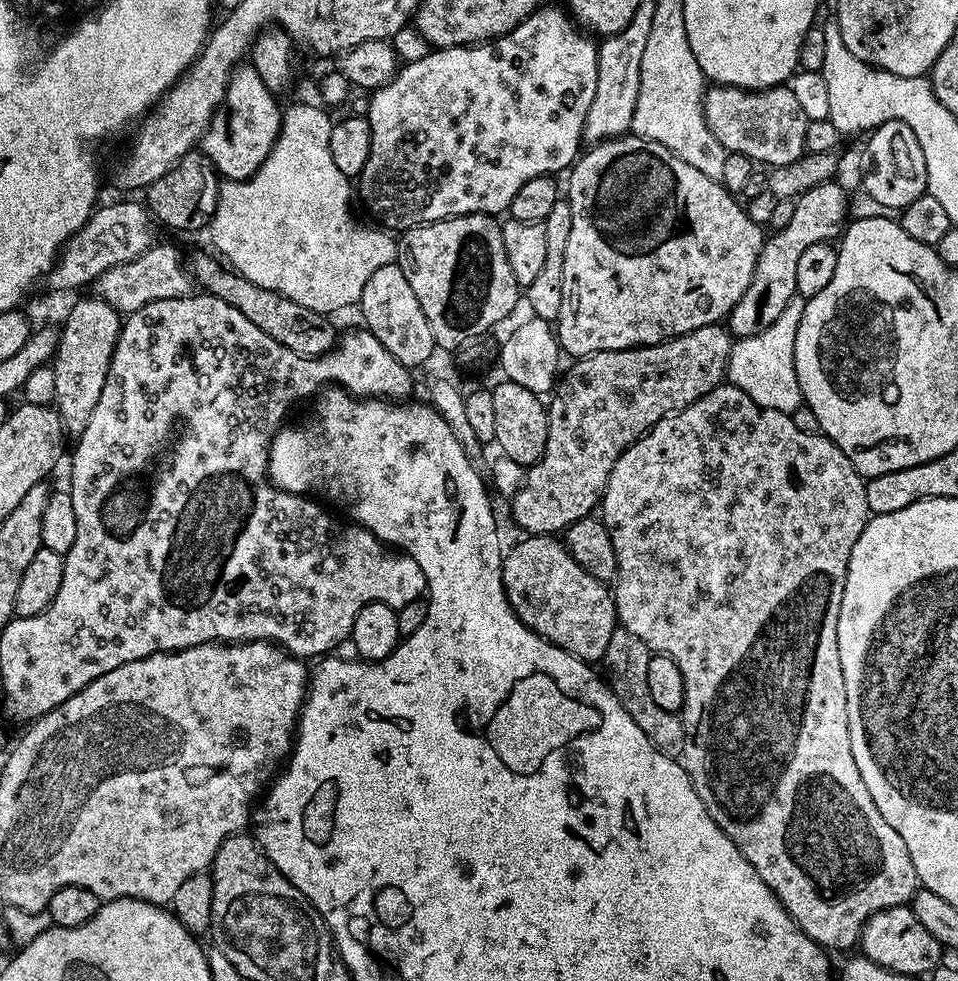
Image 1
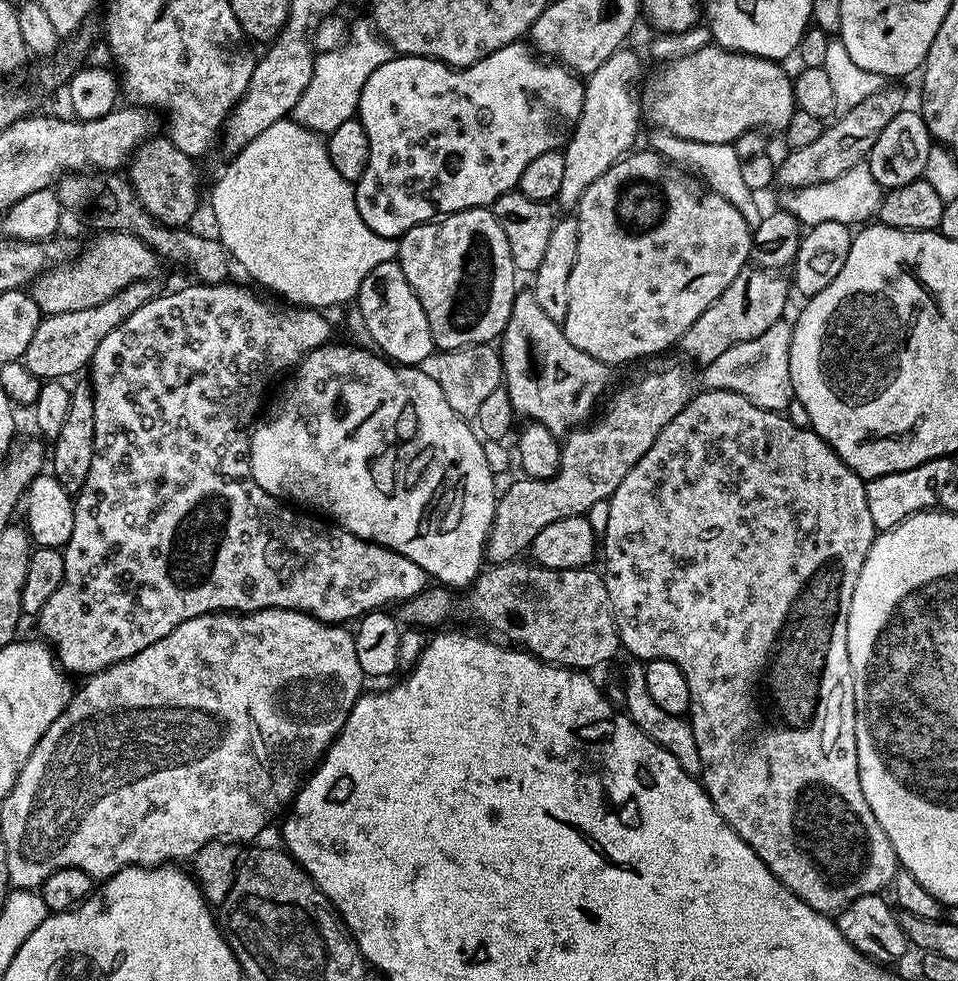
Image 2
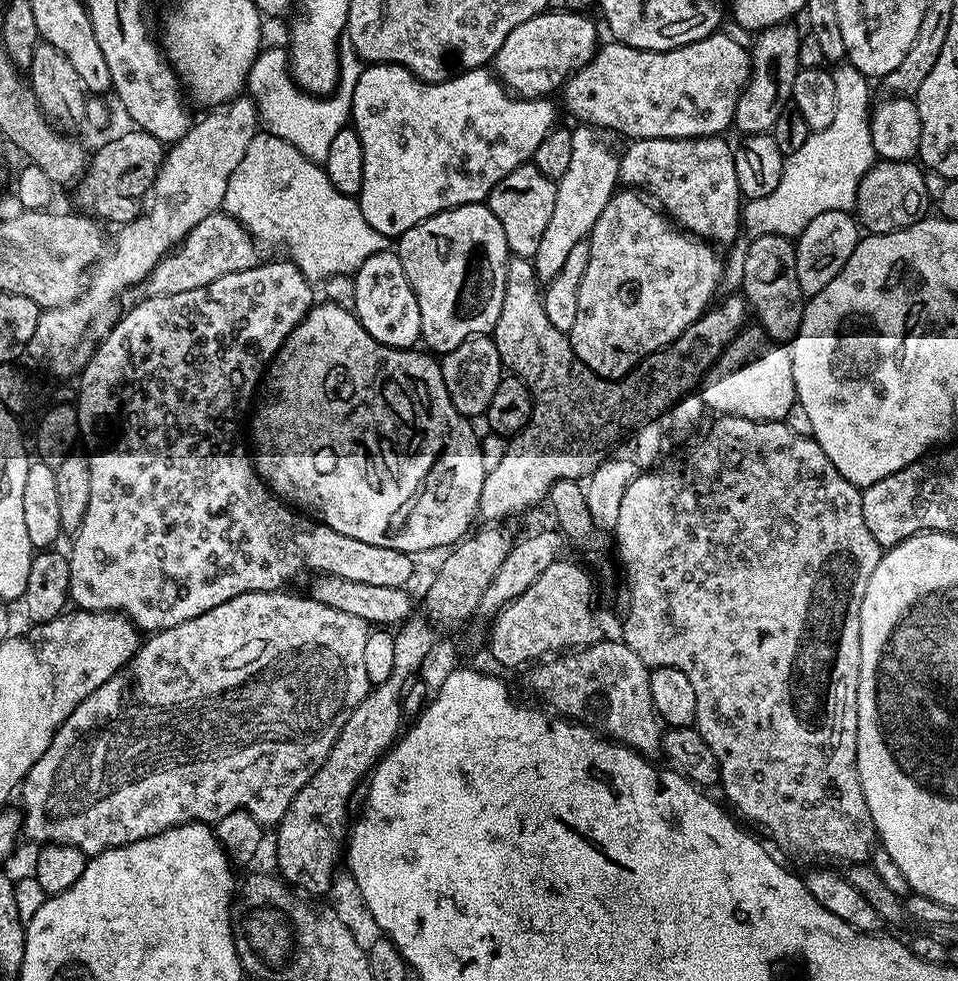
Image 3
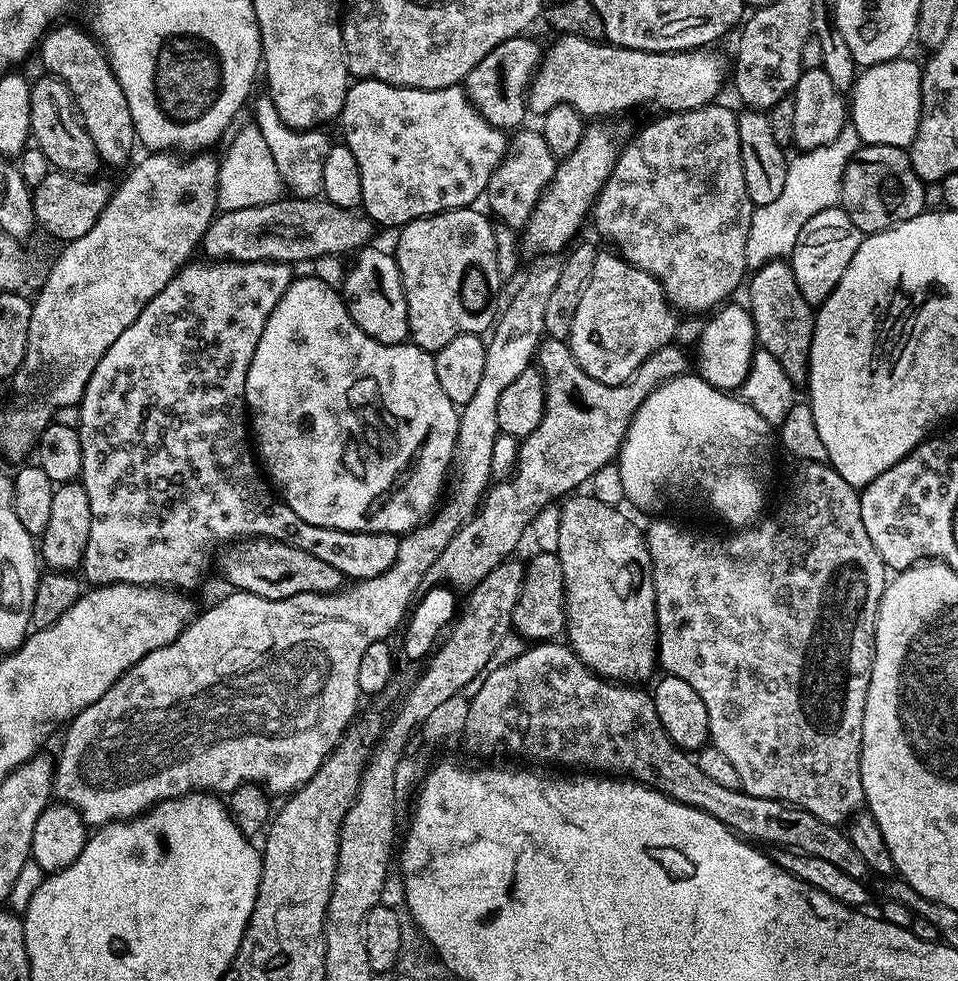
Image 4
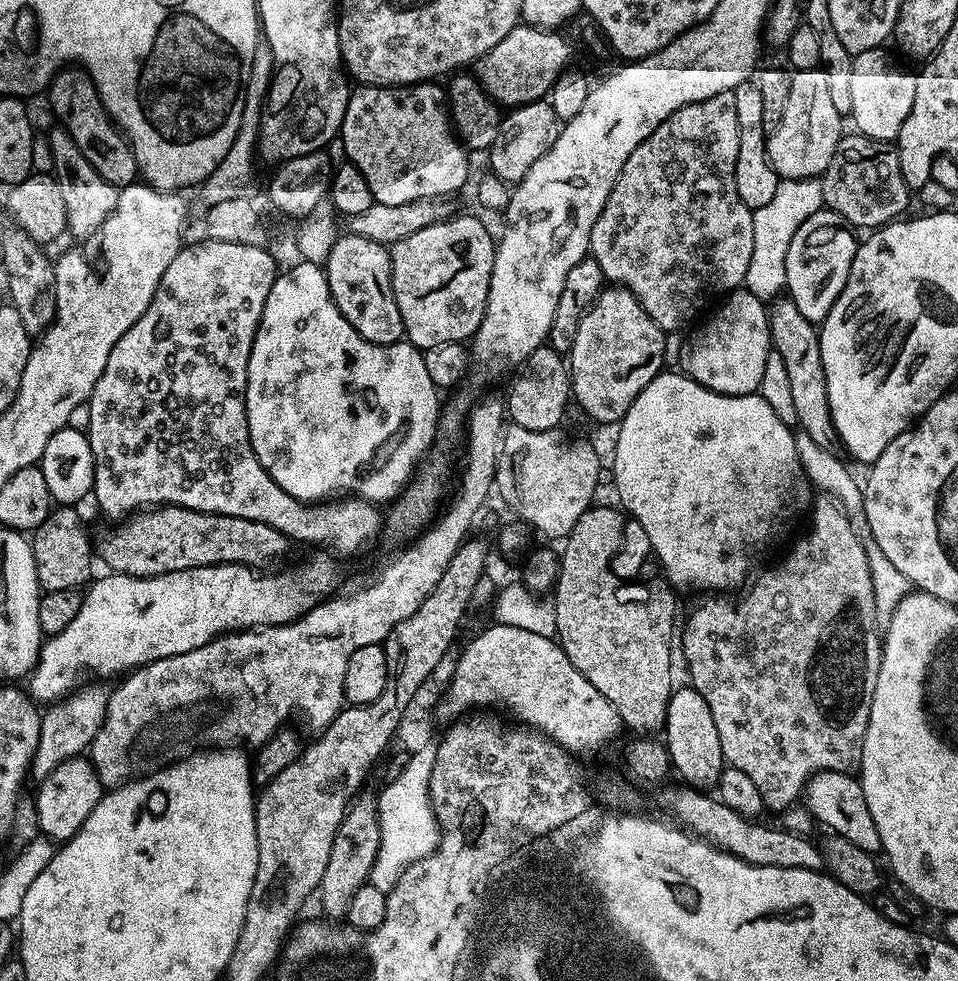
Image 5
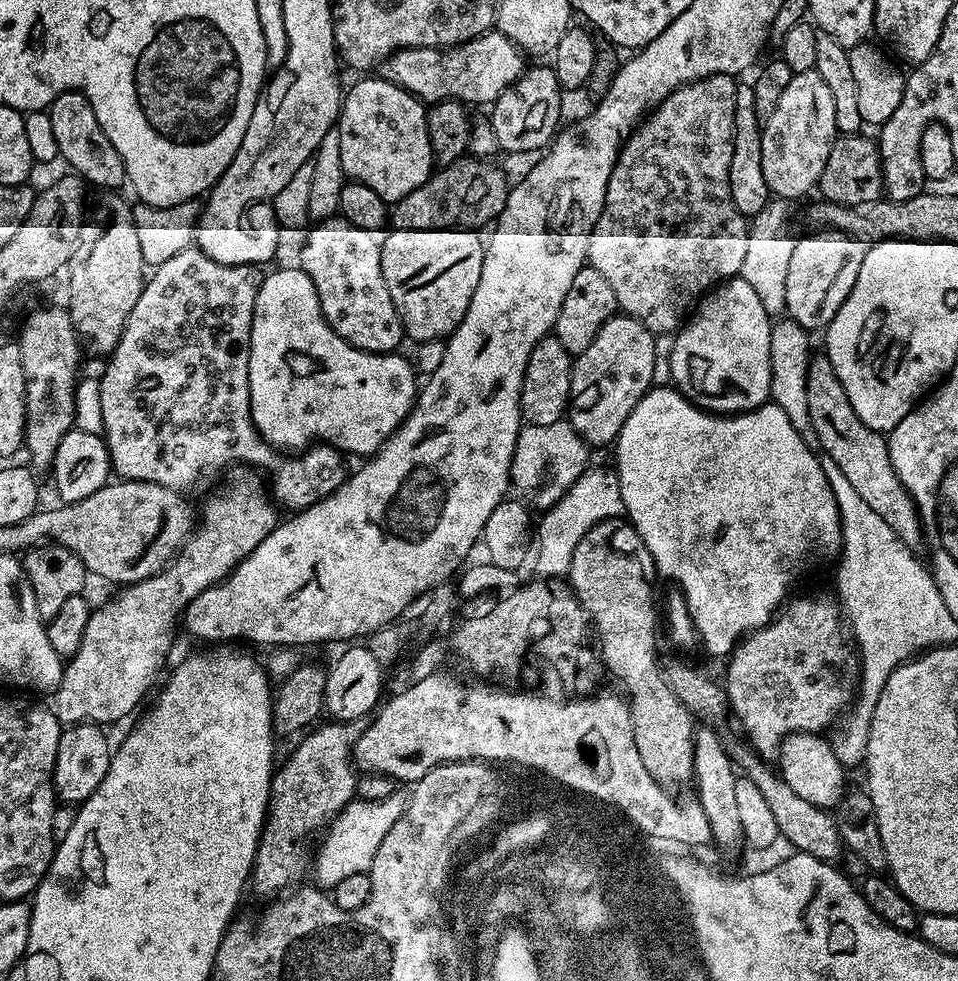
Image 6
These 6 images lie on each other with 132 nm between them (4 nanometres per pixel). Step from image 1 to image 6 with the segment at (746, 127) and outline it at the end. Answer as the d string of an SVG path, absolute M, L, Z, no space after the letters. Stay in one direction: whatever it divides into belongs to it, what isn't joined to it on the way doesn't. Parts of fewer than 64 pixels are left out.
M489 30L451 48L399 48L382 65L383 79L425 102L457 99L465 106L491 106L526 71L525 53L501 32Z

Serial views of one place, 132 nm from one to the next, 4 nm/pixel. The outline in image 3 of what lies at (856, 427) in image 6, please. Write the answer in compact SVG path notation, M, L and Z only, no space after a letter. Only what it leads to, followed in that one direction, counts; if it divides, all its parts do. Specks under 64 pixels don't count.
M760 235L753 237L744 267L742 294L751 305L759 327L775 343L790 342L798 334L804 317L806 297L796 277L796 246L789 237Z

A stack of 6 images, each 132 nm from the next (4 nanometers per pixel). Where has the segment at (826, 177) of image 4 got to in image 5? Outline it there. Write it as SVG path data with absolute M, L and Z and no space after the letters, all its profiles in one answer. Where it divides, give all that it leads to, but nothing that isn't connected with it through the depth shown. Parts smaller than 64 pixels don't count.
M819 179L814 180L781 180L774 198L766 202L766 206L755 209L752 214L754 222L754 254L750 254L750 266L746 269L743 287L759 300L772 302L786 288L786 250L790 250L790 242L794 234L798 234L798 226L810 218L810 214L824 208L822 186Z

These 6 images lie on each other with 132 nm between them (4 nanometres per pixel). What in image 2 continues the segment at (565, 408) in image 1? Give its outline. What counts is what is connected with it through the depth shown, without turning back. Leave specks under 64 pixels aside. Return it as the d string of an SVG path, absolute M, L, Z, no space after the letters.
M687 363L684 364L668 364L661 372L648 372L645 376L622 385L616 393L613 391L607 397L608 405L607 400L603 405L604 413L602 408L599 415L587 426L571 429L563 437L560 445L560 466L553 476L545 480L519 478L520 480L514 481L505 492L503 489L499 493L486 549L486 560L489 565L505 564L507 560L523 557L531 549L534 538L538 538L539 532L550 526L550 522L558 522L567 516L591 513L591 508L599 500L600 503L606 502L612 497L614 490L622 486L622 478L626 478L626 474L634 470L638 458L642 458L642 454L646 454L646 450L654 446L658 434L662 434L662 430L666 430L666 426L670 426L670 422L678 418L678 414L682 414L682 410L692 401L693 369Z

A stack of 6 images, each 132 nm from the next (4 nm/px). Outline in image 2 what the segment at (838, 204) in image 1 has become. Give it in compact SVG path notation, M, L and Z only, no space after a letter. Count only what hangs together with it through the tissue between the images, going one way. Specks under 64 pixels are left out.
M757 266L744 267L738 278L734 278L734 282L730 282L730 286L726 286L726 290L722 290L722 294L718 294L718 298L714 298L714 302L706 306L702 314L698 314L694 326L690 326L690 330L686 330L679 340L678 348L689 356L687 359L693 365L703 366L726 354L730 346L738 346L738 342L750 342L750 338L766 334L774 322L785 319L788 288L790 292L789 277L779 271Z

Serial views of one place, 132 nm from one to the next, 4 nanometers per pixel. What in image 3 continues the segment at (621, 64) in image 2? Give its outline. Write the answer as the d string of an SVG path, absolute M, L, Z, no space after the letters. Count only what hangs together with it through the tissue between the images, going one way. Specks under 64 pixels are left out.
M580 124L572 128L573 146L570 166L566 174L556 181L556 197L554 198L554 215L542 234L542 243L534 257L536 277L547 282L562 270L562 262L570 254L571 248L587 240L592 234L594 222L598 222L598 214L606 210L606 202L620 184L620 156L604 141L605 133L591 124Z

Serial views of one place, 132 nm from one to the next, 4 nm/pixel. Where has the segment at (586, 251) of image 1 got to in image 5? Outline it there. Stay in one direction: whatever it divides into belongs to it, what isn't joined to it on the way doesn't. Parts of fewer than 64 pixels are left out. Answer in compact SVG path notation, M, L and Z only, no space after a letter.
M605 286L598 298L586 310L582 322L578 322L578 334L574 334L574 346L570 353L570 375L572 396L580 403L580 408L592 420L600 424L619 425L630 410L634 398L646 390L648 383L659 376L665 367L663 358L664 331L642 310L638 298L630 290L619 286Z

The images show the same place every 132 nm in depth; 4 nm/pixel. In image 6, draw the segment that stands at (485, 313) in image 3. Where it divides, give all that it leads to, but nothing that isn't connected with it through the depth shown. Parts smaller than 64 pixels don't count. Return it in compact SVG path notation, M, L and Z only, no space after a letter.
M397 228L389 231L388 237L380 240L380 257L382 258L382 278L386 278L386 290L390 290L390 298L400 315L400 325L404 328L405 337L412 342L421 340L438 340L451 336L452 331L462 322L466 310L470 306L470 298L474 298L474 290L478 290L478 282L482 278L482 258L484 257L485 241L480 240L481 233L476 230L461 230L459 228L443 228L442 230L402 230Z

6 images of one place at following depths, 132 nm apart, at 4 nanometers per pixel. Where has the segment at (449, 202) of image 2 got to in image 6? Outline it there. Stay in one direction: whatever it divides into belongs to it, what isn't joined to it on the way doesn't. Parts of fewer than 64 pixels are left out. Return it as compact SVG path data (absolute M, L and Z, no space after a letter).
M360 78L360 81L358 81L349 92L347 89L342 96L340 114L338 117L338 132L340 128L340 168L348 175L345 177L347 177L349 181L361 184L362 186L370 186L370 190L374 190L374 194L378 194L382 199L389 202L395 202L406 194L410 194L418 186L422 186L426 183L429 176L431 176L434 171L430 134L426 130L426 114L428 110L425 101L420 100L414 94L410 94L406 90L402 90L397 84L391 84L389 80L383 78L377 78L377 80L364 79L368 78Z

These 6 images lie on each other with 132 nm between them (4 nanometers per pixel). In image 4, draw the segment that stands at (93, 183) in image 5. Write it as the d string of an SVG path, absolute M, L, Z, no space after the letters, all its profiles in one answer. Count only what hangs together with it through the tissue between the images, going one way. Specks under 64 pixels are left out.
M41 75L41 80L33 79L30 90L30 137L31 143L42 150L42 154L48 159L49 165L53 169L61 172L68 172L71 176L82 176L92 178L96 172L102 168L102 161L94 142L90 142L90 134L86 134L86 126L80 121L80 115L76 109L74 98L65 84L57 76Z

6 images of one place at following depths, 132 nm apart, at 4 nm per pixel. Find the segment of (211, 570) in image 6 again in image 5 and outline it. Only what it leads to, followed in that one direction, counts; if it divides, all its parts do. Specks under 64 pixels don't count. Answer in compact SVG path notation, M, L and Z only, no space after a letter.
M90 682L83 685L64 699L49 705L43 713L38 750L34 752L32 759L31 775L37 781L45 780L54 769L62 766L62 762L91 749L94 738L105 720L105 710L108 709L111 696L109 689L100 684L103 683Z

